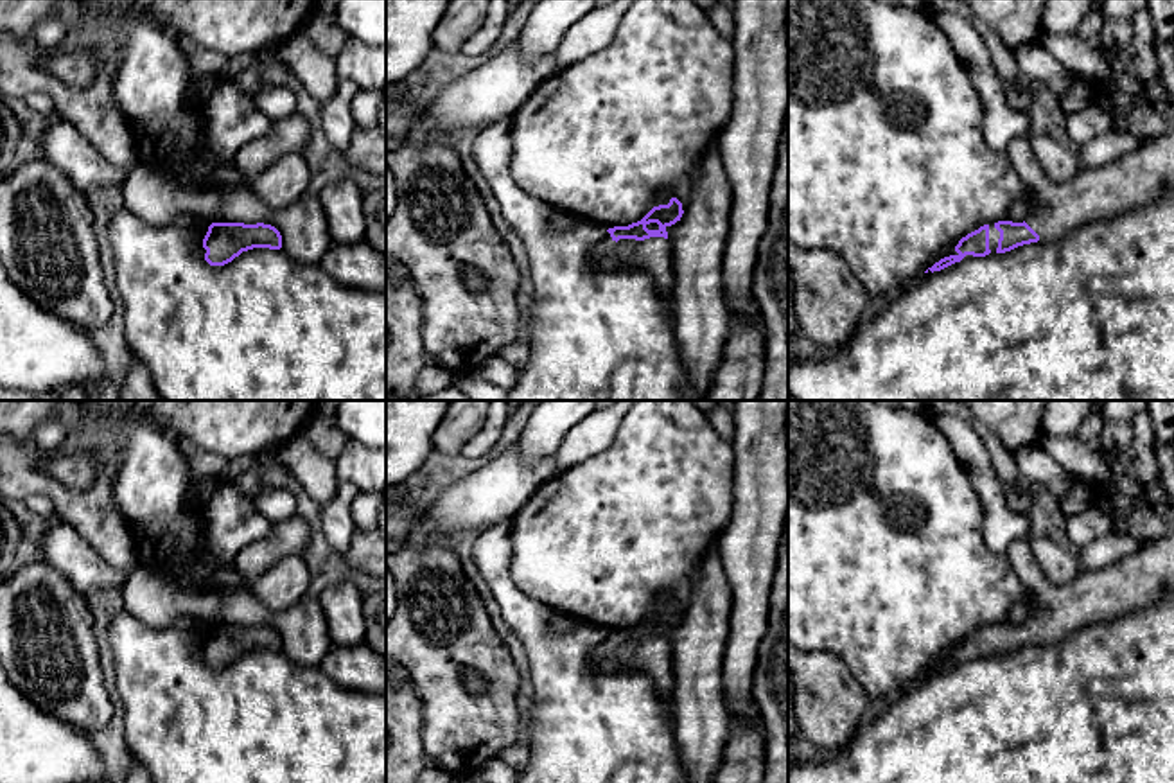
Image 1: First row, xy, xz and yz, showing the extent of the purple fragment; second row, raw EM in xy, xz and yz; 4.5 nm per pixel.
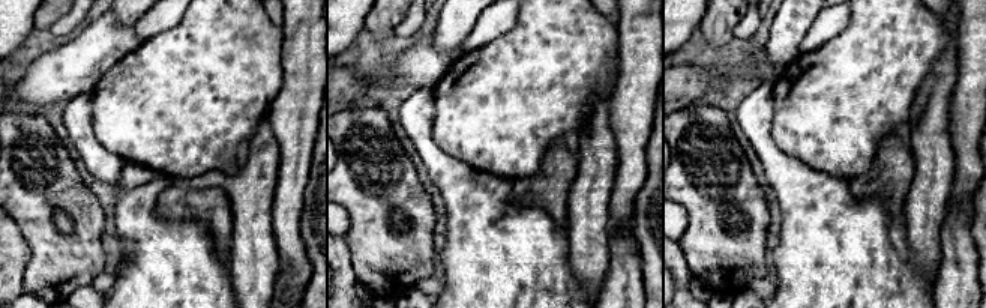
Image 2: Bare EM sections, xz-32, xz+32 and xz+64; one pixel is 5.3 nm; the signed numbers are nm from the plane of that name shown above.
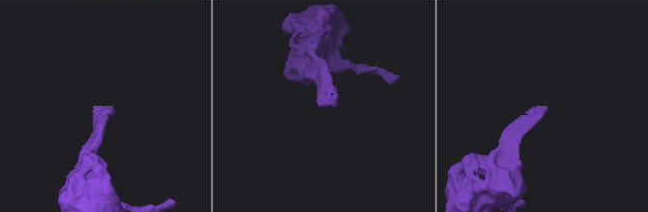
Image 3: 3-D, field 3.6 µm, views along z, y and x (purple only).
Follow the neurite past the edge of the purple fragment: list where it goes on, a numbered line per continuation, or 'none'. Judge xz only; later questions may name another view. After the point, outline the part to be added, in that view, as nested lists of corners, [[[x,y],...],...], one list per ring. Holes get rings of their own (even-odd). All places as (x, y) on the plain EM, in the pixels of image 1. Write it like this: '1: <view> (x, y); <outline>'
1: xz (654, 658); [[[605,634],[592,650],[591,661],[596,672],[641,672],[652,679],[661,699],[671,699],[673,650],[670,641],[619,641],[616,645],[610,636]]]

